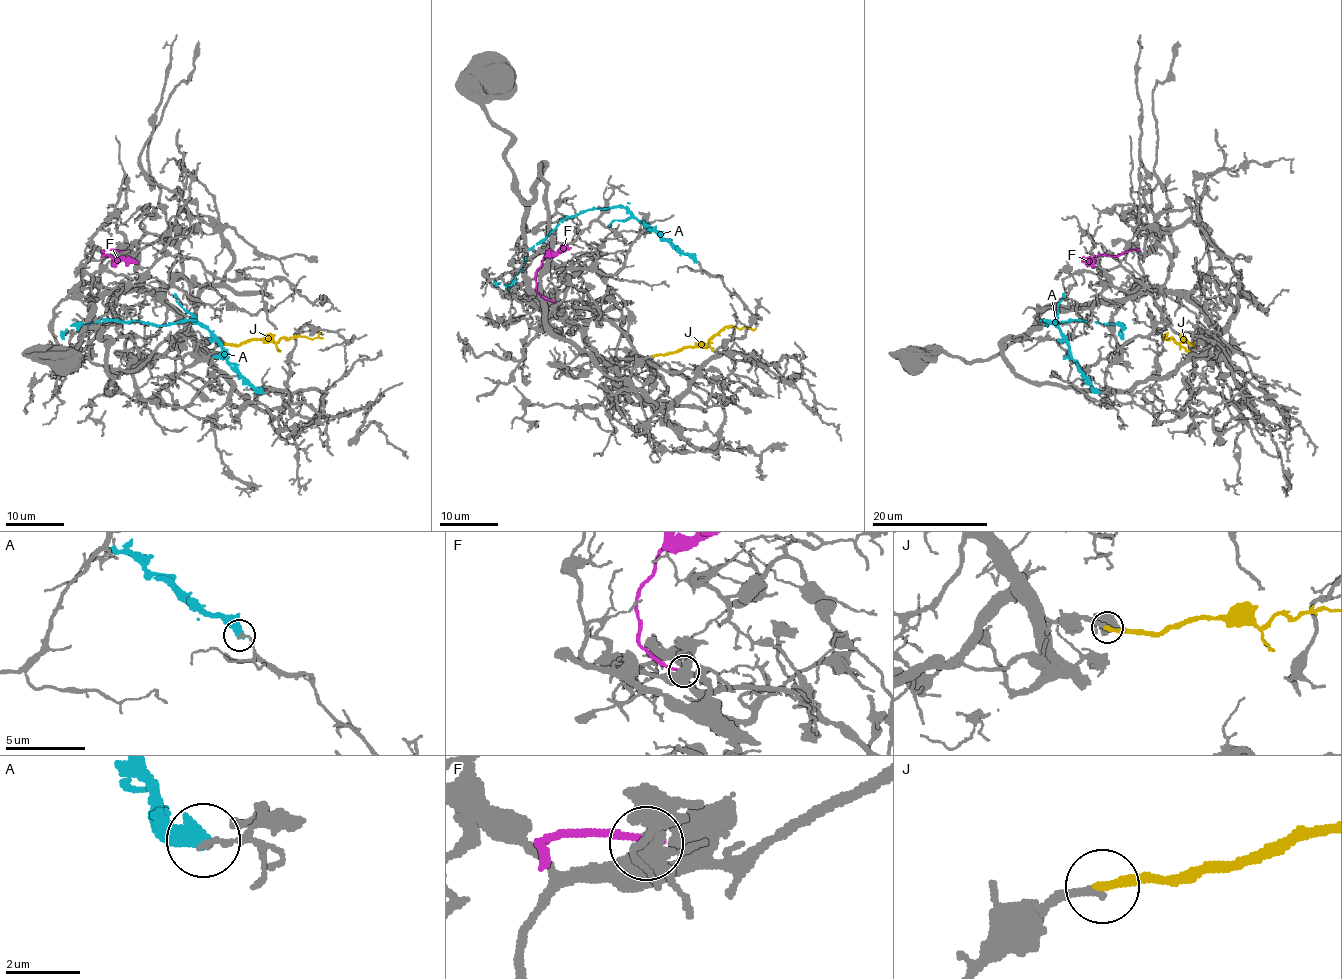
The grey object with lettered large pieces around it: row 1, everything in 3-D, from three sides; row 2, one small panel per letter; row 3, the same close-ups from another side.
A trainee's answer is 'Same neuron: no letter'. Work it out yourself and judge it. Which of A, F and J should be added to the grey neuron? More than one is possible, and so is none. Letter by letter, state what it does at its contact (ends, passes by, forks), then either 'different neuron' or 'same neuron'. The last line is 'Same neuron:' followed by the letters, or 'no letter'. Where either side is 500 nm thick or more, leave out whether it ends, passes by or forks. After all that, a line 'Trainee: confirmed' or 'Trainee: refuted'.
A: different neuron
F: it ends | different neuron
J: it ends | same neuron
Same neuron: J
Trainee: refuted

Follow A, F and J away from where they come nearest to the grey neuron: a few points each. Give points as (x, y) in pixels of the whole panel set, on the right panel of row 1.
A: (1098, 392), (1074, 360), (1066, 337), (1045, 320), (1046, 325), (1076, 320), (1123, 324), (1120, 339)
F: (1139, 251), (1097, 256), (1085, 263)
J: (1193, 343), (1185, 340), (1178, 343), (1164, 336), (1165, 339)

